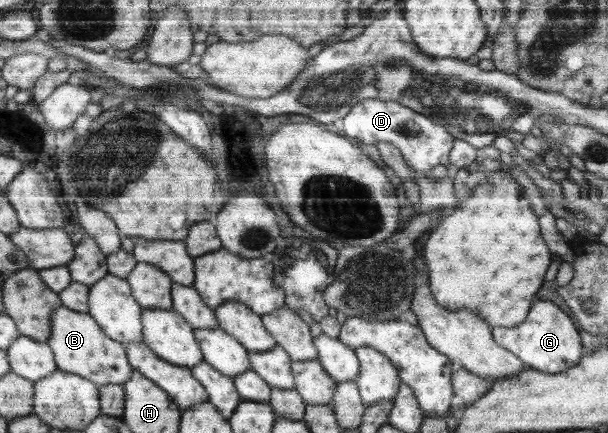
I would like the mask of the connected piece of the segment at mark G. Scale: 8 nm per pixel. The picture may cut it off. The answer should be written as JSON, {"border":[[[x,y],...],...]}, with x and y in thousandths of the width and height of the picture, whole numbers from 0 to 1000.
{"border":[[[891,691],[885,702],[878,702],[865,744],[839,758],[809,755],[809,760],[811,783],[826,804],[834,804],[857,824],[865,848],[888,859],[914,864],[914,859],[934,857],[936,850],[947,845],[961,820],[954,771],[941,737],[901,691]]]}

